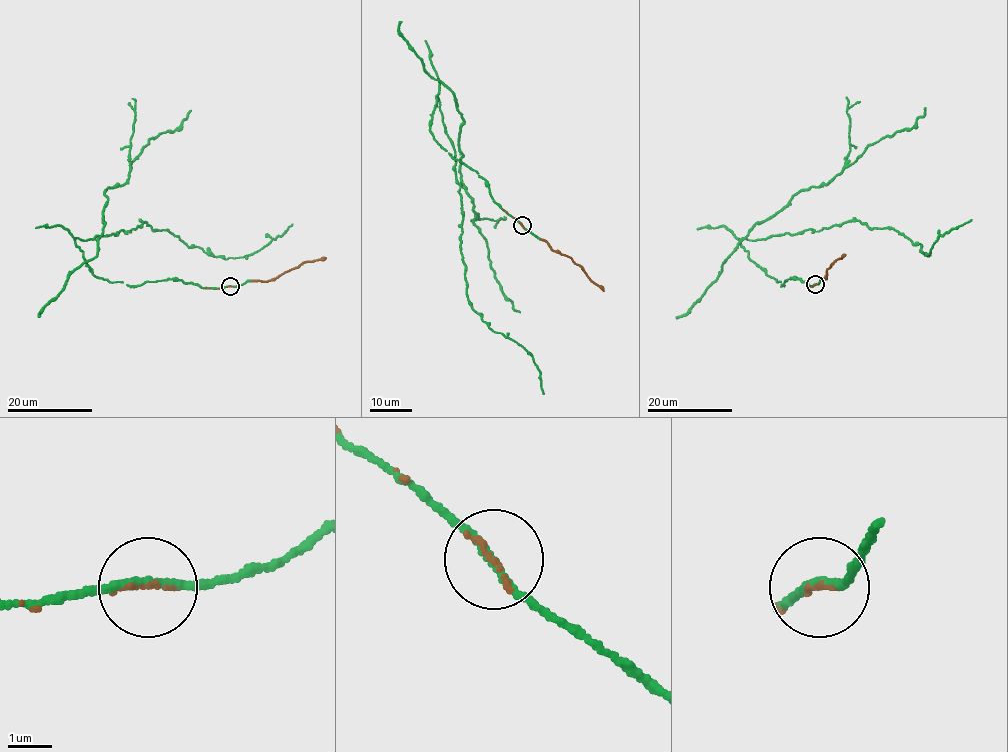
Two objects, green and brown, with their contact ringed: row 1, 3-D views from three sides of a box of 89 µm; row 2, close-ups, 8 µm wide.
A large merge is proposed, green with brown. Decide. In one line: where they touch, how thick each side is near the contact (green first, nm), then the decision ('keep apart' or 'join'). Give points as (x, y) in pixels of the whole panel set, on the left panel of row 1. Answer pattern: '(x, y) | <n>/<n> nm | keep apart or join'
(230, 286) | 160/120 nm | join

